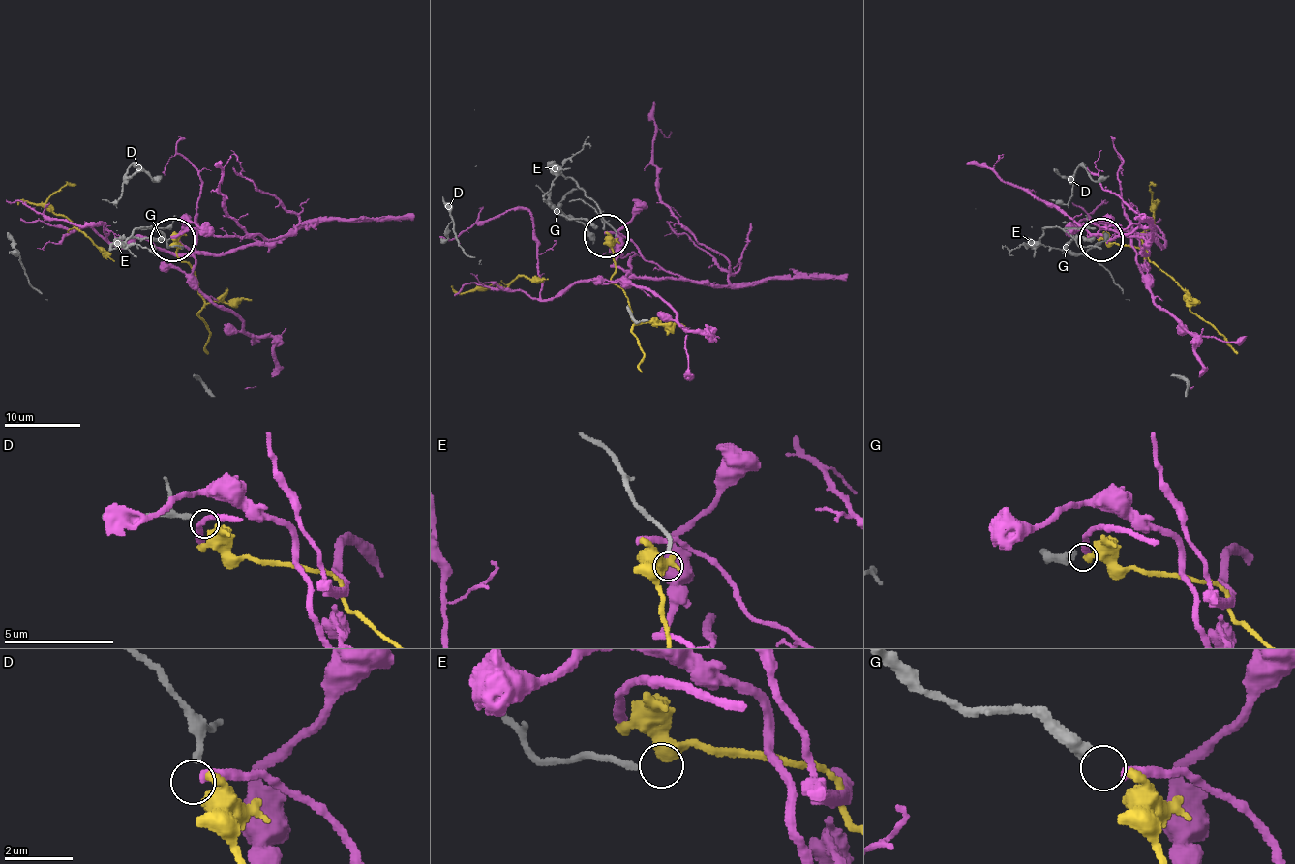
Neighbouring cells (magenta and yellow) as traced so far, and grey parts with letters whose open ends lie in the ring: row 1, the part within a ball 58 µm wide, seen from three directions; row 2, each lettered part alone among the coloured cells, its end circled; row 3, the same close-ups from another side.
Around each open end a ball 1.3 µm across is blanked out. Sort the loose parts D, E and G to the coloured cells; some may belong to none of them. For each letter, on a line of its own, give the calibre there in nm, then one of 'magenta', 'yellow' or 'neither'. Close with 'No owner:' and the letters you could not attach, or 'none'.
D: calibre 240 nm; neither
E: calibre 180 nm; yellow
G: calibre 440 nm; magenta
No owner: D

